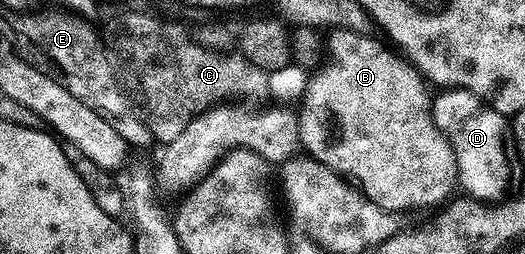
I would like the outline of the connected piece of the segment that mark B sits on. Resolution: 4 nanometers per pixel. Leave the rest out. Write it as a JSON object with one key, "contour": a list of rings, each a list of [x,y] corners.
{"contour":[[[339,27],[331,28],[329,33],[330,38],[327,36],[324,41],[324,60],[309,74],[306,90],[302,93],[300,104],[297,106],[299,109],[296,109],[298,139],[301,148],[309,156],[313,157],[314,160],[321,163],[321,165],[331,169],[333,173],[349,179],[357,188],[362,190],[362,194],[369,201],[376,203],[376,207],[386,209],[389,213],[402,215],[405,214],[405,209],[424,209],[428,205],[436,205],[442,200],[442,202],[445,202],[451,196],[449,193],[453,189],[456,189],[458,185],[456,155],[452,151],[448,139],[440,131],[440,127],[436,127],[432,108],[432,93],[429,93],[431,90],[428,88],[427,82],[424,80],[422,74],[410,64],[405,56],[399,55],[393,48],[390,48],[391,50],[385,49],[377,41],[377,36],[369,33],[357,33],[351,29],[342,29]]]}

